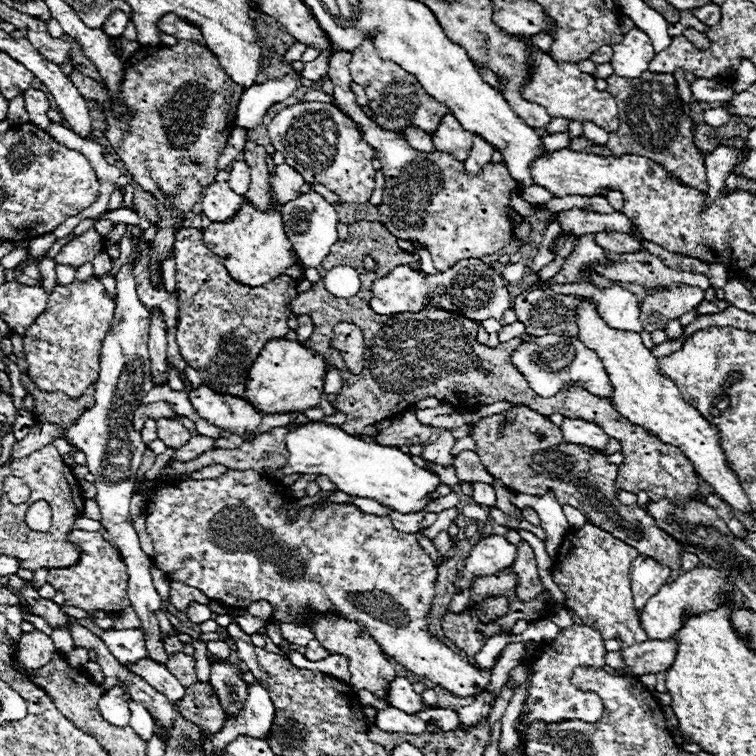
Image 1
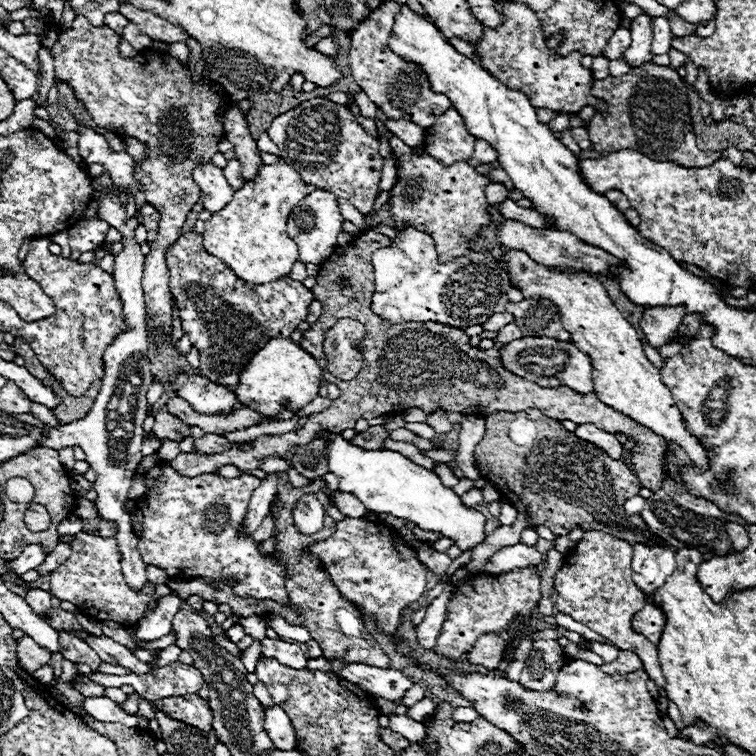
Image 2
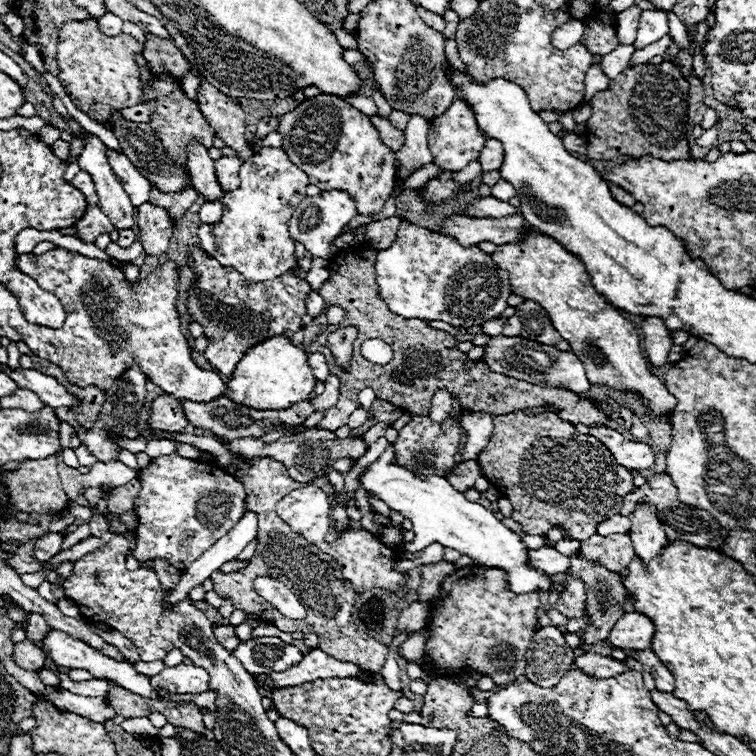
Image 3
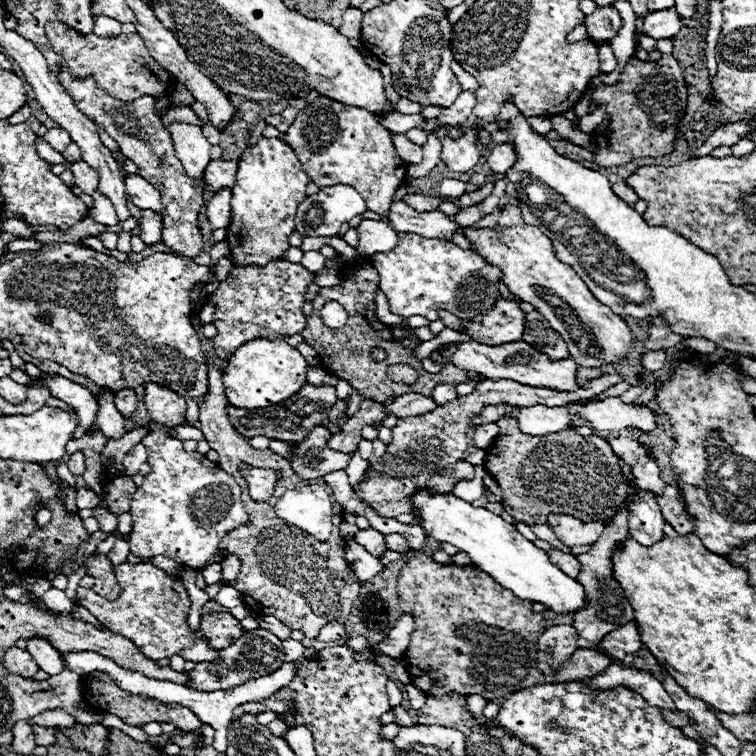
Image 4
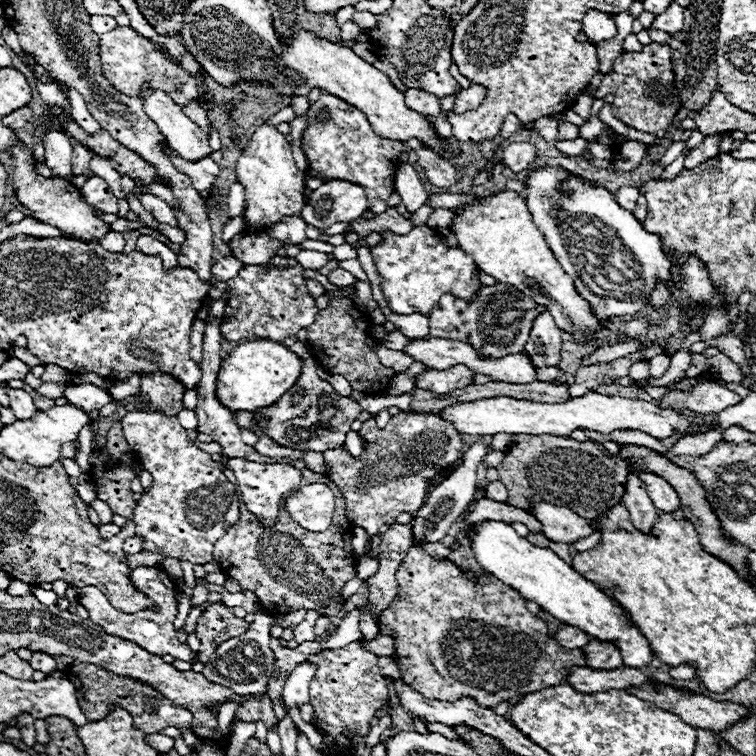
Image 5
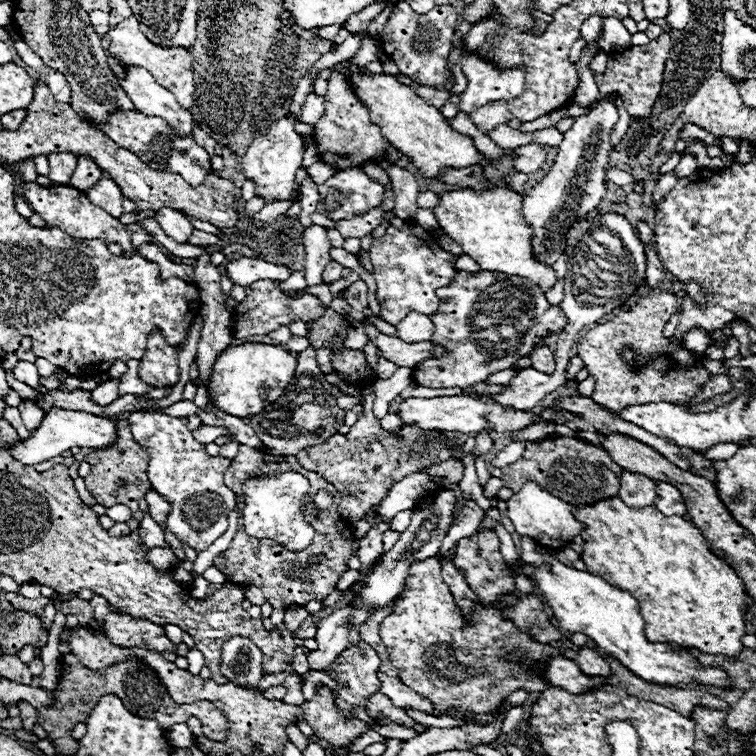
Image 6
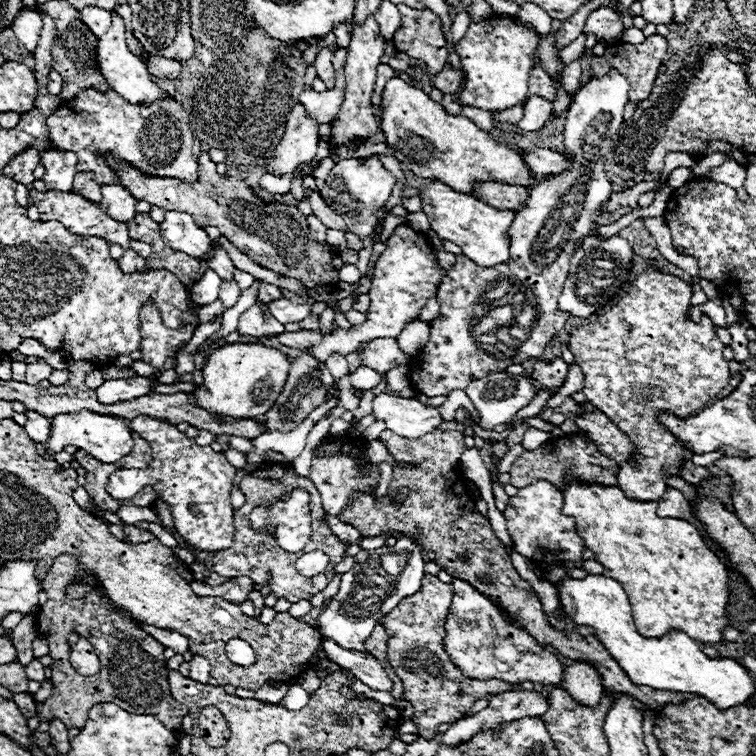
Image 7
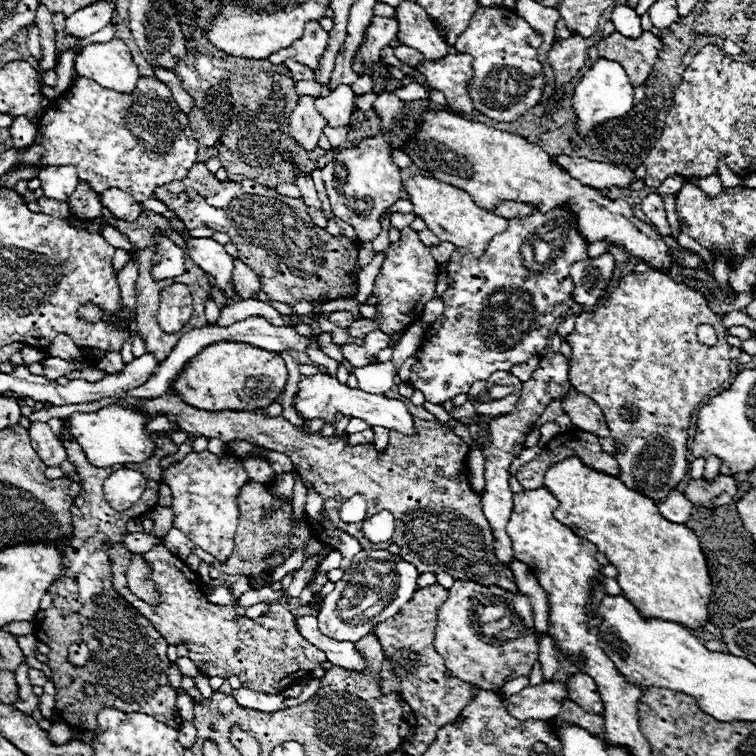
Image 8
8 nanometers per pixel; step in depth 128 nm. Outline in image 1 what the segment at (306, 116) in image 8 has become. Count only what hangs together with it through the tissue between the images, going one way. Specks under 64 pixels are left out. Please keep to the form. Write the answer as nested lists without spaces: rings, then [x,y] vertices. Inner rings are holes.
[[[280,164],[272,172],[272,186],[274,186],[274,200],[282,206],[284,202],[290,202],[298,198],[304,186],[304,178],[288,164]],[[246,202],[246,206],[236,214],[234,222],[210,224],[204,230],[202,240],[206,242],[206,246],[210,246],[210,250],[214,250],[214,254],[218,254],[222,258],[222,264],[228,270],[228,274],[236,282],[250,286],[250,288],[262,286],[262,284],[278,278],[286,268],[290,268],[294,264],[292,246],[282,228],[280,210],[264,214],[260,210],[254,210]]]

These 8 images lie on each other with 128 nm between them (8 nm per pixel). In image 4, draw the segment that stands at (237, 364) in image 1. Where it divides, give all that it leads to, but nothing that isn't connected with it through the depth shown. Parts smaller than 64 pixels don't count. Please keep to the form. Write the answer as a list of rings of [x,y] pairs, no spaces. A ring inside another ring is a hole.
[[[132,204],[130,214],[136,218],[136,222],[138,222],[140,230],[142,230],[140,238],[142,238],[148,246],[156,246],[156,244],[162,242],[164,224],[162,224],[162,214],[160,214],[160,212],[143,210]],[[272,262],[268,268],[234,268],[226,280],[218,284],[212,292],[210,302],[216,306],[212,324],[218,334],[214,338],[214,356],[230,360],[232,354],[250,340],[266,338],[288,338],[300,334],[306,326],[306,316],[302,314],[304,294],[314,274],[310,274],[302,264],[292,262]]]

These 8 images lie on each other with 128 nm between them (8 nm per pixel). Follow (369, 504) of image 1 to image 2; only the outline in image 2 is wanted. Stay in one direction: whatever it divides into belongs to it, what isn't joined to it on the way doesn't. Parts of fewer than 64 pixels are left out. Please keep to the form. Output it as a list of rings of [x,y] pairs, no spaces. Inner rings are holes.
[[[338,492],[334,494],[336,499],[336,506],[344,516],[350,518],[360,518],[364,514],[368,514],[366,506],[354,496],[354,494],[346,494],[346,492]]]

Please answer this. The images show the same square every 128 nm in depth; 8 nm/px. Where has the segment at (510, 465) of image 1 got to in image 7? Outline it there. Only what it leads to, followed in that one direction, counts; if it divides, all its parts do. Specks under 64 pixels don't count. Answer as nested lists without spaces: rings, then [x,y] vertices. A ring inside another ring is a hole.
[[[570,434],[564,438],[550,438],[536,450],[524,450],[518,460],[512,464],[510,470],[510,484],[516,488],[524,488],[534,480],[546,480],[554,484],[558,490],[564,490],[572,480],[578,480],[582,484],[600,484],[600,486],[616,486],[616,474],[618,464],[604,456],[598,446],[584,434]]]

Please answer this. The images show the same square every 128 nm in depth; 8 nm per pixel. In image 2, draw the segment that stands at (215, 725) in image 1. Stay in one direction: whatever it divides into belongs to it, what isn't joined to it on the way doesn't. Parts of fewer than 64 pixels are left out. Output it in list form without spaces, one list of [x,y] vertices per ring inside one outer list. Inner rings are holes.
[[[198,694],[172,696],[166,700],[156,700],[156,704],[162,706],[162,710],[166,710],[166,714],[172,718],[178,718],[190,726],[198,726],[198,730],[212,730],[214,712]]]

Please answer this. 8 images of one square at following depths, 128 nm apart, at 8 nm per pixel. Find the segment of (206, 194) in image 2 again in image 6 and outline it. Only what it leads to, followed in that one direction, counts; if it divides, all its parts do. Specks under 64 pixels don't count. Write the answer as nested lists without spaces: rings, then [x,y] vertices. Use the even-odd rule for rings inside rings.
[[[128,68],[120,86],[142,114],[164,118],[180,138],[192,132],[192,114],[186,108],[180,108],[174,94],[162,88],[144,68]]]

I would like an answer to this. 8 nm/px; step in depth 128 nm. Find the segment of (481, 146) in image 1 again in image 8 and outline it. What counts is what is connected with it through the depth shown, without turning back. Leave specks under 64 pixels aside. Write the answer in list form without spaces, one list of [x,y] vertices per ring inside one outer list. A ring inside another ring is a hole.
[[[552,156],[558,166],[562,170],[566,170],[572,178],[576,178],[578,182],[582,184],[588,184],[592,188],[610,188],[610,186],[618,186],[618,188],[624,188],[624,186],[630,186],[632,184],[632,178],[634,178],[634,172],[630,170],[622,170],[618,166],[606,166],[606,164],[596,164],[592,160],[586,160],[586,158],[570,158],[570,156]]]

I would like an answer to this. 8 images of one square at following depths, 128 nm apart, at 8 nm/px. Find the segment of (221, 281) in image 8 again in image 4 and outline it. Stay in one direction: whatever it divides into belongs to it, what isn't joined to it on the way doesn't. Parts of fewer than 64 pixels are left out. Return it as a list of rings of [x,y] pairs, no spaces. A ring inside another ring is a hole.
[[[126,174],[124,178],[124,186],[126,186],[126,196],[144,210],[154,210],[160,212],[162,210],[162,202],[160,202],[160,192],[142,176],[138,174]]]

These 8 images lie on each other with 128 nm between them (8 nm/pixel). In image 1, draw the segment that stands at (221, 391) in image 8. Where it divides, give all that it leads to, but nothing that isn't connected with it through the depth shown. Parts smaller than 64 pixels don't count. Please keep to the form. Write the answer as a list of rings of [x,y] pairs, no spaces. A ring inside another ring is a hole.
[[[270,340],[262,354],[254,360],[254,366],[250,368],[248,380],[246,380],[246,400],[264,414],[278,414],[278,412],[304,412],[308,408],[316,408],[322,400],[322,388],[324,388],[324,376],[326,376],[326,360],[302,346],[294,340]]]

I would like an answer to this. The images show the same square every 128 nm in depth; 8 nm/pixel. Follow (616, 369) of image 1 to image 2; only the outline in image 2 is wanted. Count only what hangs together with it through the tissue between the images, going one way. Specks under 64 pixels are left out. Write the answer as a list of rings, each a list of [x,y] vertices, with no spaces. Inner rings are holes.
[[[510,250],[506,254],[506,262],[510,266],[512,284],[518,286],[526,298],[550,298],[558,306],[562,324],[570,332],[574,346],[578,346],[578,350],[582,350],[584,354],[590,354],[594,362],[594,392],[598,394],[598,398],[610,408],[626,414],[634,422],[654,430],[658,436],[676,442],[698,468],[706,470],[710,464],[708,452],[702,448],[700,440],[686,430],[684,416],[678,410],[670,388],[662,384],[660,372],[644,354],[640,334],[616,310],[604,286],[588,272],[552,272],[546,266],[536,264],[522,250]]]

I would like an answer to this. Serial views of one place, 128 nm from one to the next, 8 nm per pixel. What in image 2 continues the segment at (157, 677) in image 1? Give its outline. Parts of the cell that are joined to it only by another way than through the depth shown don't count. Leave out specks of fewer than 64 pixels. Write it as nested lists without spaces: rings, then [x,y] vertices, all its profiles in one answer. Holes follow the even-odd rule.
[[[78,634],[84,642],[90,644],[90,648],[100,656],[100,660],[108,662],[108,664],[116,664],[116,666],[122,666],[122,668],[128,668],[132,670],[134,674],[150,674],[154,672],[156,668],[152,668],[148,662],[142,662],[138,660],[126,646],[102,636],[90,636],[90,634]]]

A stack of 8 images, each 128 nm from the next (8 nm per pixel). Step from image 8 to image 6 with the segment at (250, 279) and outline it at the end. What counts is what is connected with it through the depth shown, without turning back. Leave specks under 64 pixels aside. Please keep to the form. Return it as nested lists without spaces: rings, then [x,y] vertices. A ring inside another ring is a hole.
[[[322,282],[321,284],[316,286],[308,286],[303,291],[316,296],[321,302],[323,302],[326,308],[330,307],[330,302],[333,298],[328,284]],[[310,346],[308,350],[300,352],[296,358],[298,358],[296,374],[290,386],[284,390],[282,398],[266,406],[264,412],[244,418],[244,422],[250,428],[254,428],[258,438],[266,444],[270,454],[290,456],[290,454],[298,454],[308,446],[318,446],[326,442],[330,436],[334,436],[338,428],[344,424],[346,410],[336,404],[332,386],[326,382],[326,374],[318,368],[314,348]]]

